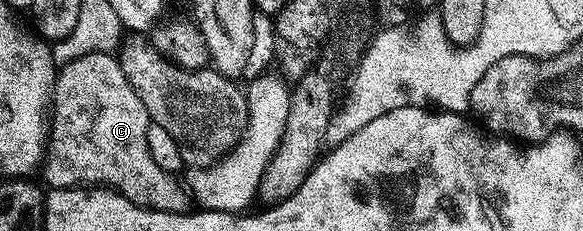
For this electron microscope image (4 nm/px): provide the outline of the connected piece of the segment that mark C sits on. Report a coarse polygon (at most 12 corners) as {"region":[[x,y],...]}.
{"region":[[119,57],[59,67],[42,163],[54,190],[107,187],[135,206],[194,199],[148,147]]}

